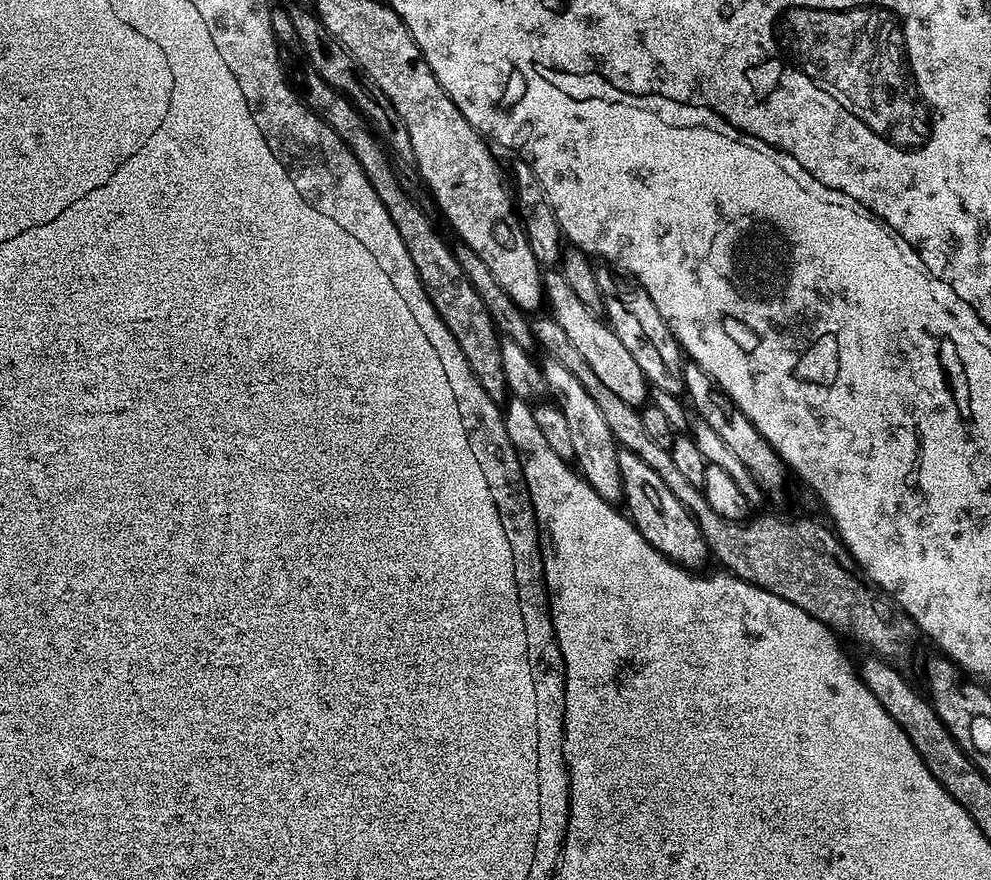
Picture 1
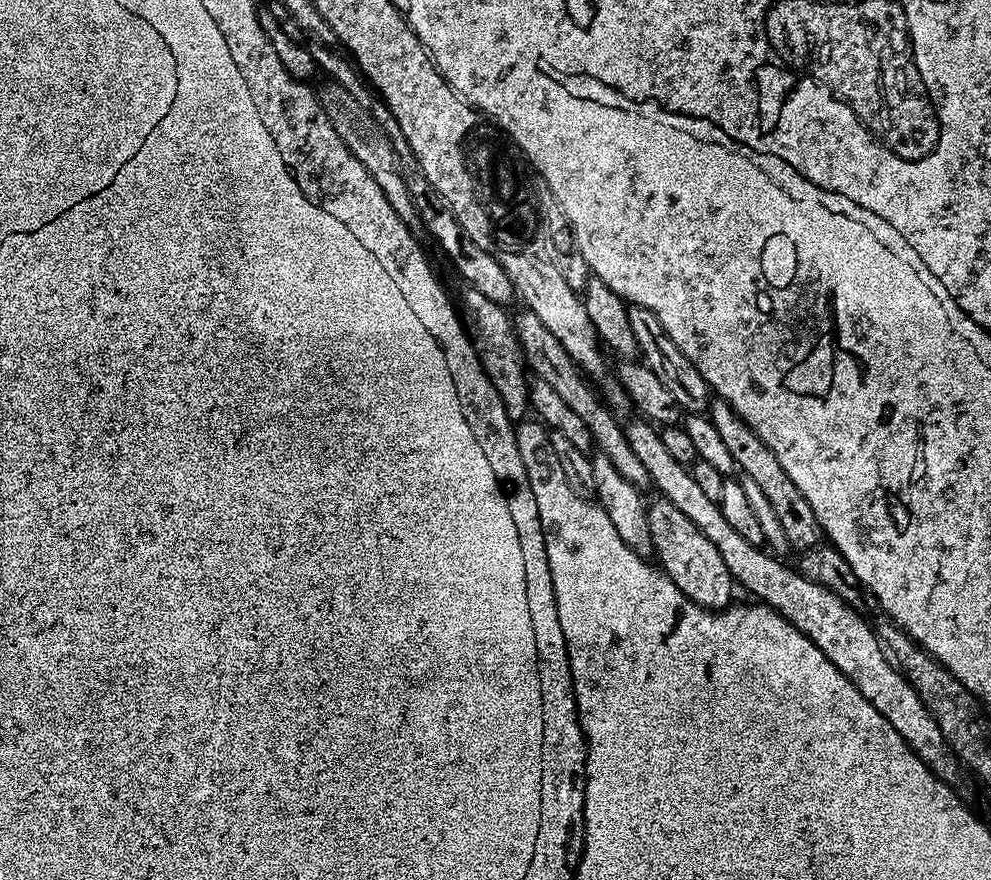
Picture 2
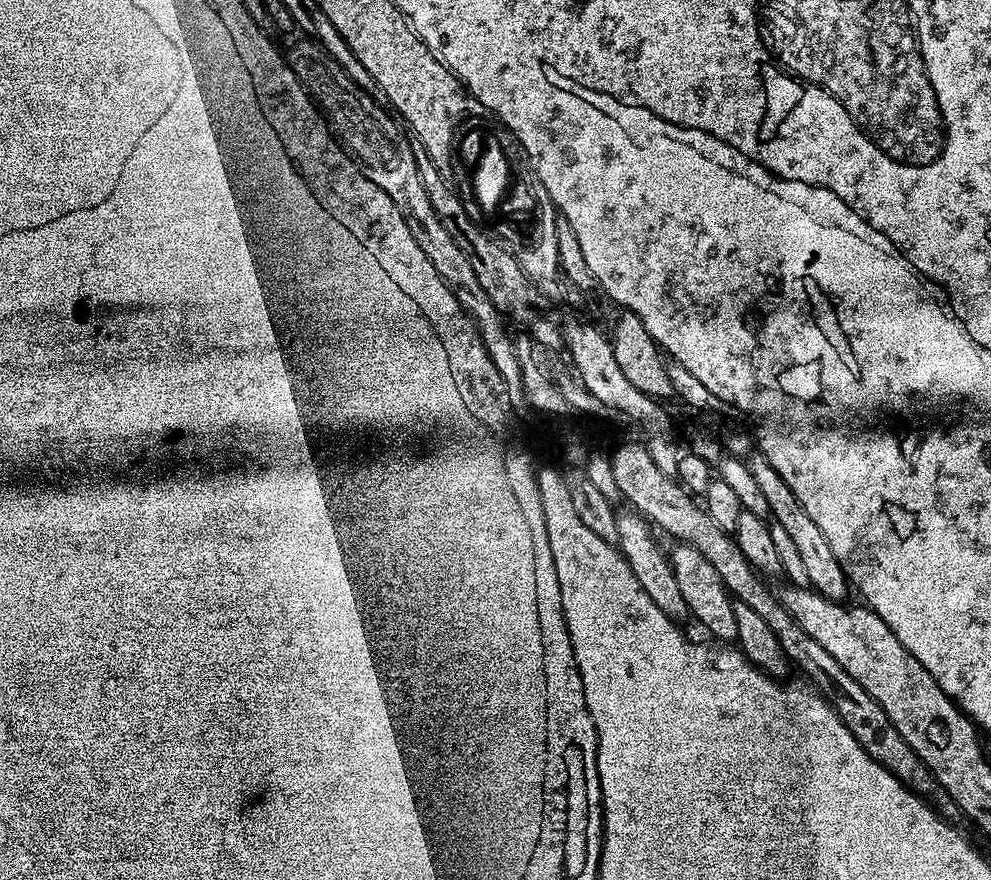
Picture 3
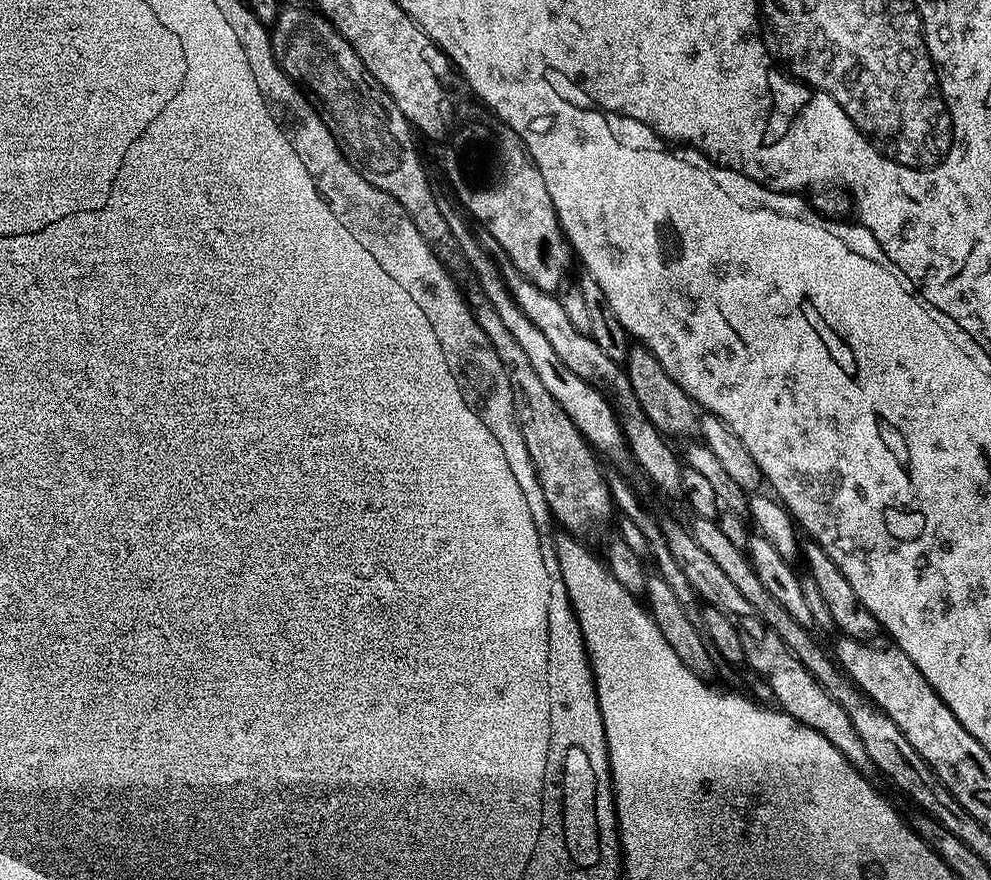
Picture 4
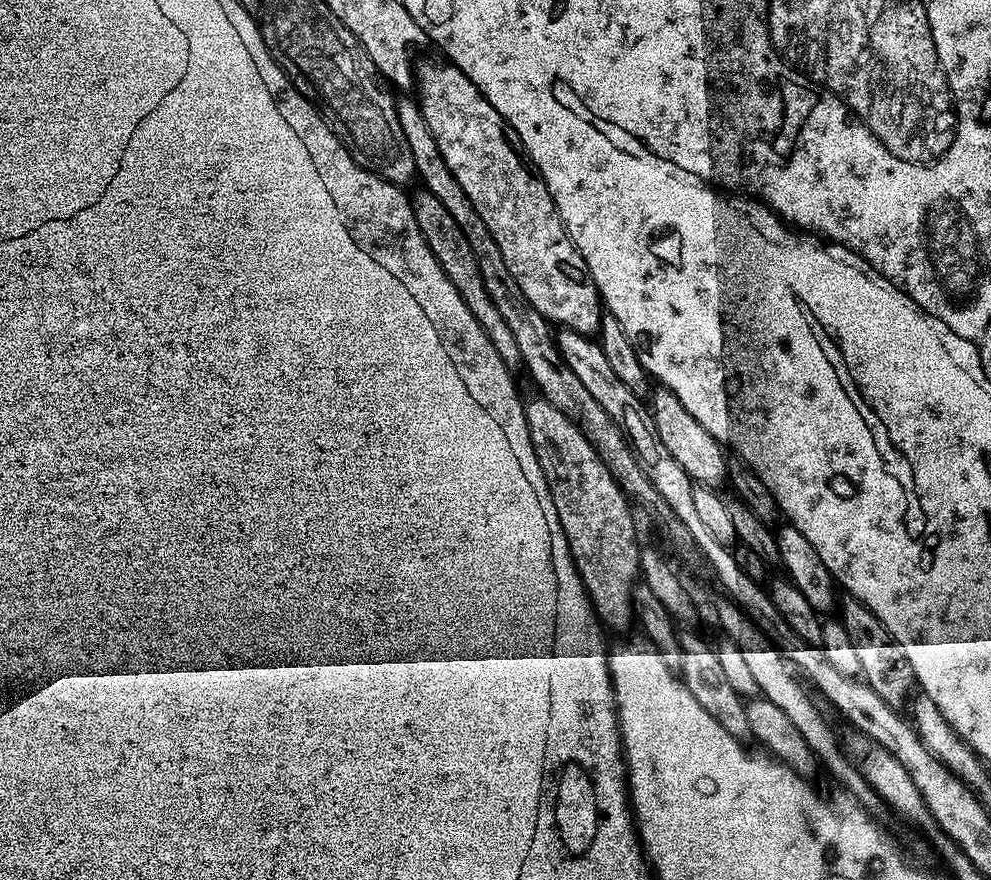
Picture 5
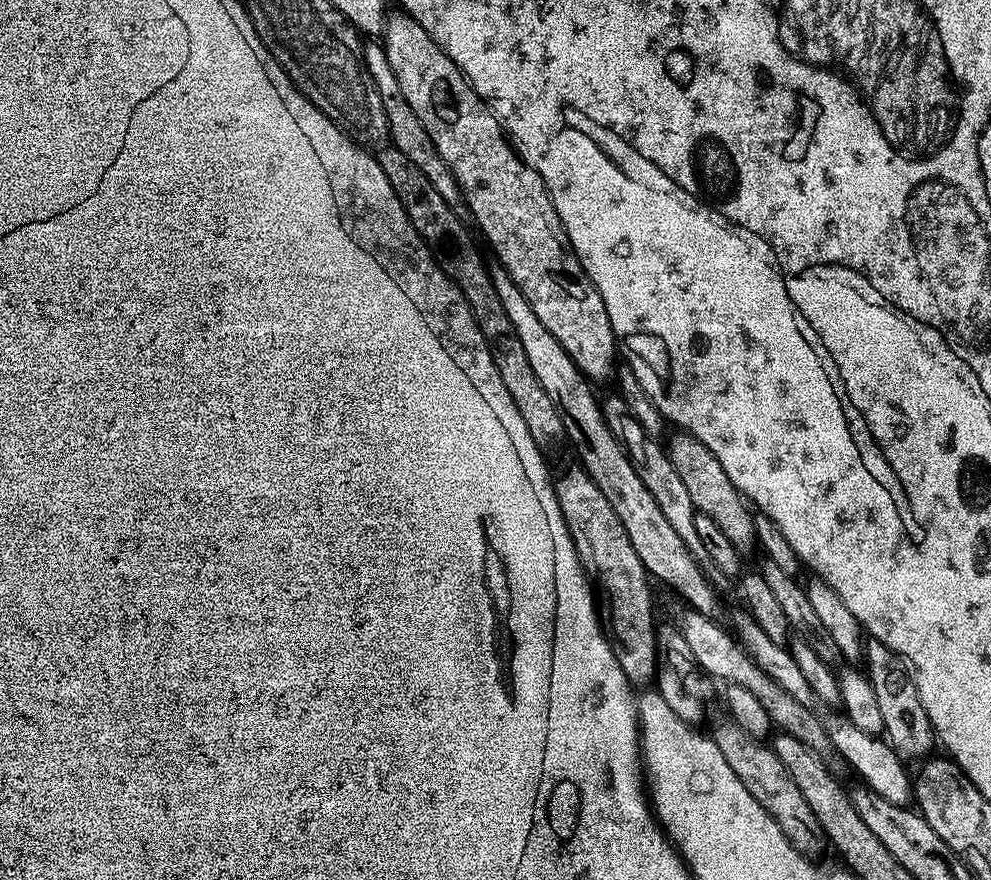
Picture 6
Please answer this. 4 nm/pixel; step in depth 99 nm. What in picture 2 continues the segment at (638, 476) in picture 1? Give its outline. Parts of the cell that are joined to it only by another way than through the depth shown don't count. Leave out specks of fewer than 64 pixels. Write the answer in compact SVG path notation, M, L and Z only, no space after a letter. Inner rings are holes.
M656 498L647 505L650 536L653 539L653 550L659 567L672 579L674 586L686 594L698 606L719 610L733 603L732 588L734 581L730 570L726 570L726 562L722 562L722 554L714 547L714 542L678 510L670 501Z

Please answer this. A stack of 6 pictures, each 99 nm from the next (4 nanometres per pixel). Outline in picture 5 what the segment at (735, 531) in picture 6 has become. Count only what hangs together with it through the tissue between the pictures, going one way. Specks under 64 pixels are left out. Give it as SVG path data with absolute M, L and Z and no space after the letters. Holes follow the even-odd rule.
M656 386L651 389L650 411L662 445L666 446L671 457L680 464L689 478L695 483L719 489L720 483L723 485L727 481L729 459L710 430L706 430L706 426L702 426L702 422L698 422L698 418L694 418L694 414L690 414L690 410L686 410L686 406L682 406L682 402L678 402L678 398L674 398L668 388Z

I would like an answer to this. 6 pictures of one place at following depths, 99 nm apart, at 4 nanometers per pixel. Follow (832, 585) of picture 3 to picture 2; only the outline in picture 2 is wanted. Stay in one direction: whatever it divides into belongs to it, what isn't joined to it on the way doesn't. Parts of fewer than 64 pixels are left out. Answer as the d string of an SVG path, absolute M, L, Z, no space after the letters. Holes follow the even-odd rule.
M719 398L713 399L708 405L706 415L712 421L714 429L718 430L723 445L733 455L735 467L741 473L754 478L755 484L759 485L759 488L766 494L767 501L771 503L775 516L778 517L779 525L786 534L786 542L800 554L807 552L809 548L817 547L825 539L822 526L818 522L813 508L810 507L810 502L806 502L806 494L802 494L802 490L798 490L798 486L794 486L790 474L786 474L786 470L782 470L782 462L778 462L778 458L774 458L774 450L770 450L770 446L766 446L766 442L762 442L762 438L758 438L758 434L754 434L752 427L726 401Z

